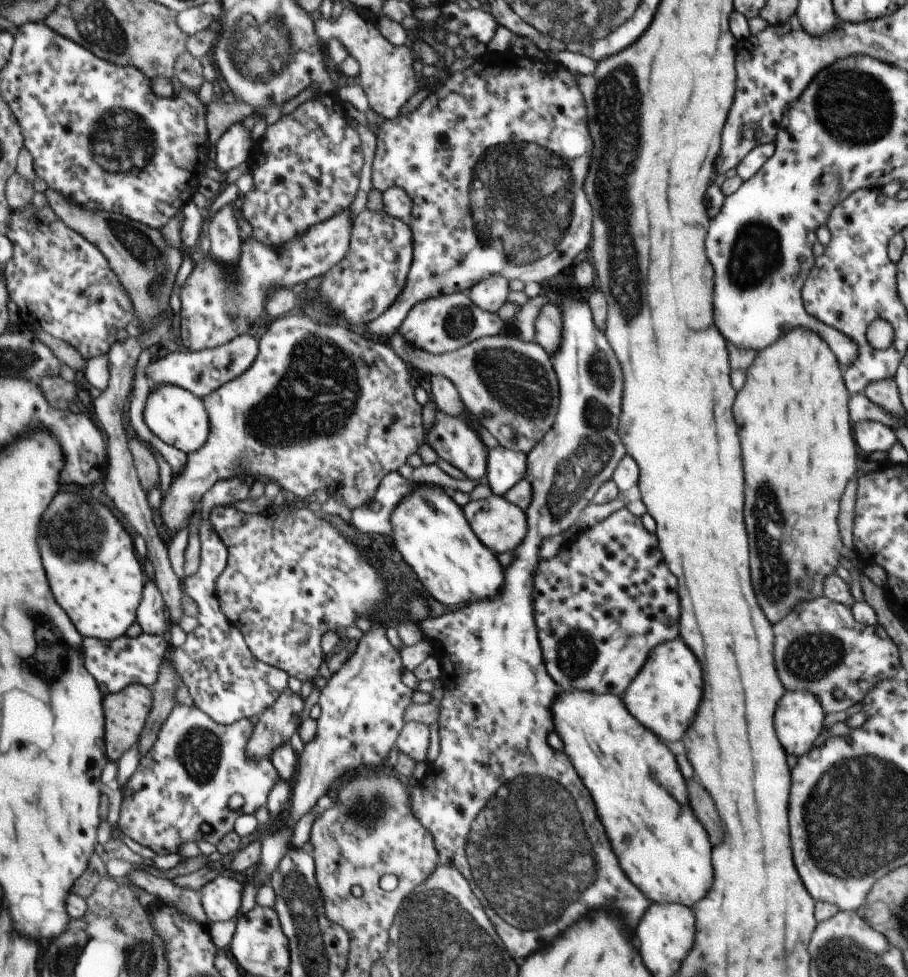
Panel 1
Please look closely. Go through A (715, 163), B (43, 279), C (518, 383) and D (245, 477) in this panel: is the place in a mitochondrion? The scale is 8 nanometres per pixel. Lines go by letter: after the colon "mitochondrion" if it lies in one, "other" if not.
A: other
B: other
C: mitochondrion
D: other

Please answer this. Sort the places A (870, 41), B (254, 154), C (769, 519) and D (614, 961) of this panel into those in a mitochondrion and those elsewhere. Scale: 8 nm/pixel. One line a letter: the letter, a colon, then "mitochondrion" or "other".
A: mitochondrion
B: other
C: mitochondrion
D: other

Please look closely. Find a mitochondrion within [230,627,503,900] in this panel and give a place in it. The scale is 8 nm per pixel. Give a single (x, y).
(375, 808)

